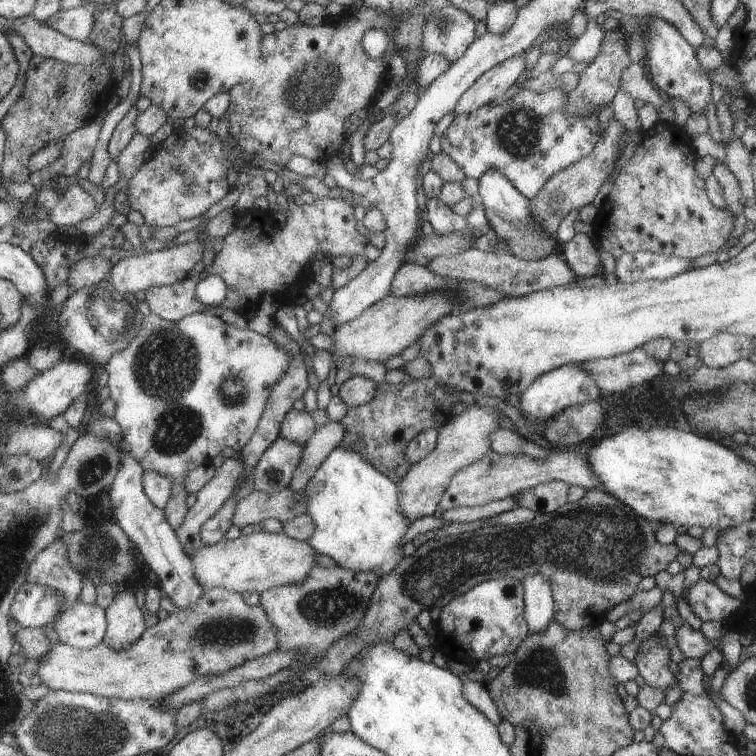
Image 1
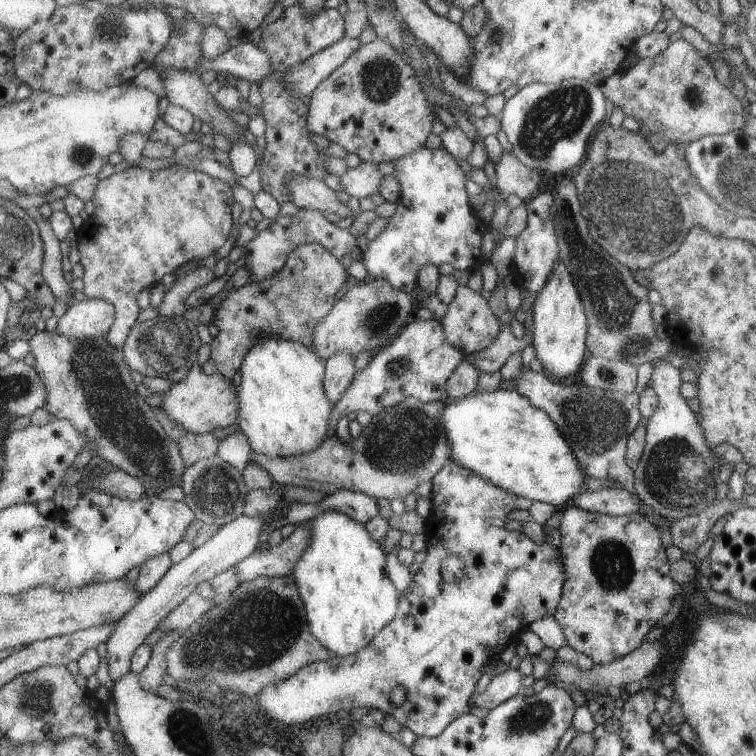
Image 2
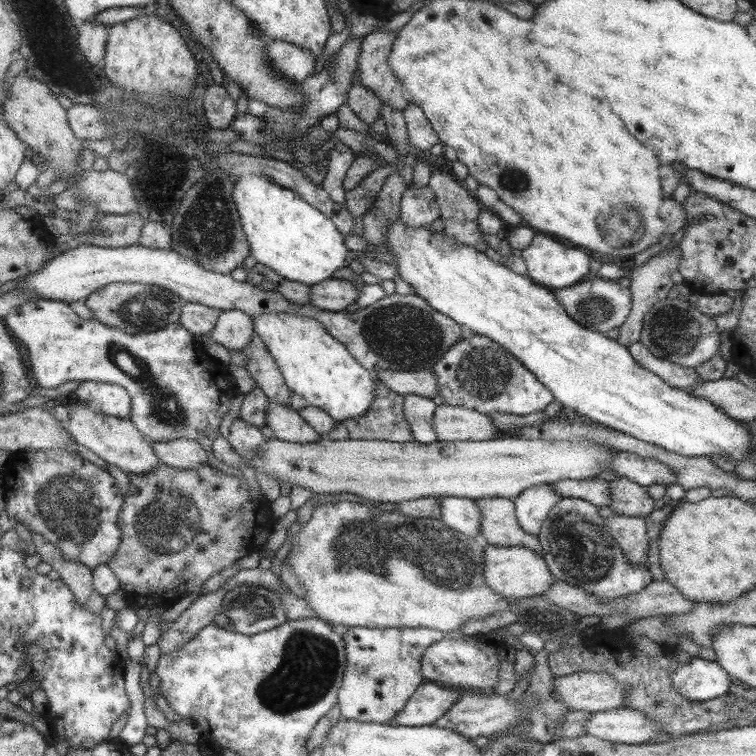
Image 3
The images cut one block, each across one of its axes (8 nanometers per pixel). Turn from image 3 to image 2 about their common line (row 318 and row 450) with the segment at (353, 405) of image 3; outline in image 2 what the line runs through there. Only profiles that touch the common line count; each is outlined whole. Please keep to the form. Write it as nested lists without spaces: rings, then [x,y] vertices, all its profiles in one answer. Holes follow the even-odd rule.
[[[257,336],[255,344],[243,356],[239,366],[241,382],[237,388],[239,431],[245,436],[250,450],[265,456],[292,456],[301,452],[311,452],[329,436],[330,413],[333,406],[322,388],[323,364],[313,350],[306,345],[291,340],[282,340],[279,336]]]

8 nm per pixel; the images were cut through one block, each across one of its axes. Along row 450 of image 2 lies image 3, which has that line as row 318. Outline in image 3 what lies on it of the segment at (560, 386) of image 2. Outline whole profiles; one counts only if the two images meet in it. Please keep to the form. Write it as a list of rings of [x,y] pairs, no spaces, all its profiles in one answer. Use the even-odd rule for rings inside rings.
[[[589,280],[584,281],[583,284],[555,288],[550,291],[574,321],[597,333],[606,334],[609,330],[621,327],[621,323],[631,311],[631,294],[627,287],[621,287],[617,281]]]

